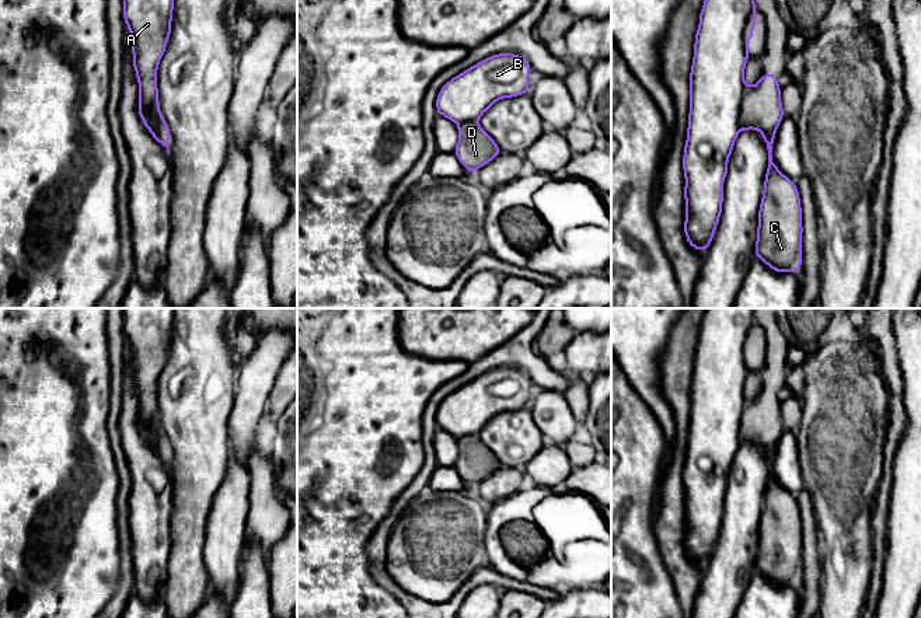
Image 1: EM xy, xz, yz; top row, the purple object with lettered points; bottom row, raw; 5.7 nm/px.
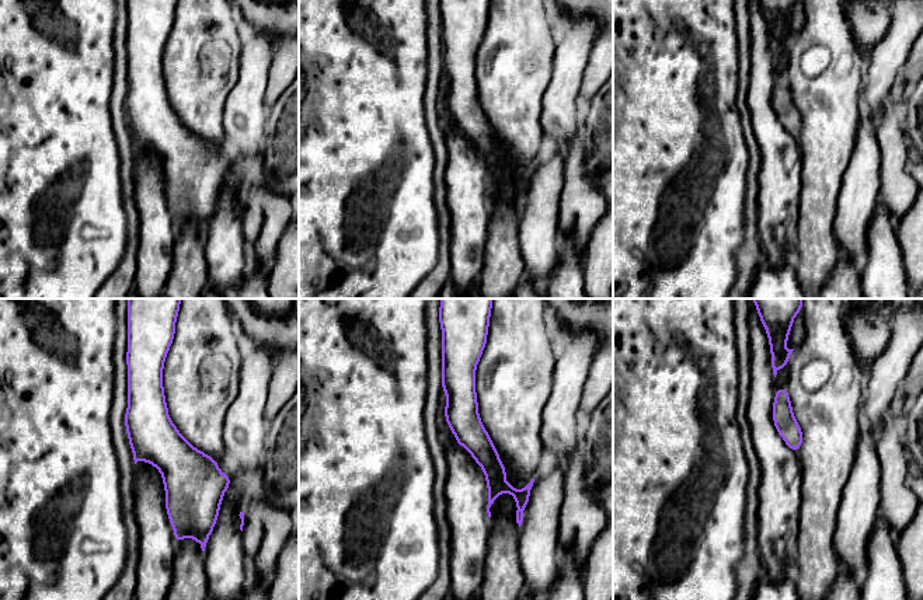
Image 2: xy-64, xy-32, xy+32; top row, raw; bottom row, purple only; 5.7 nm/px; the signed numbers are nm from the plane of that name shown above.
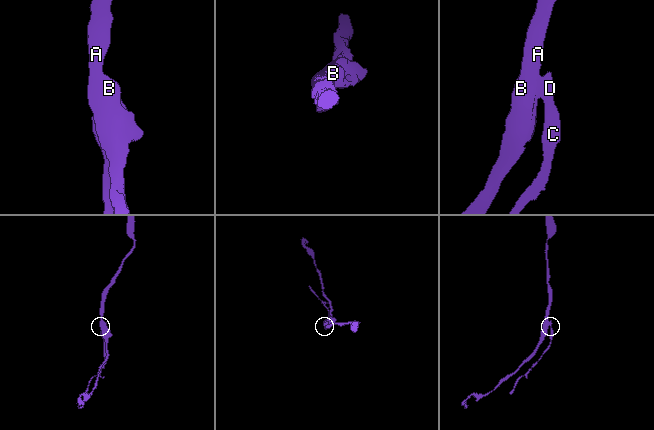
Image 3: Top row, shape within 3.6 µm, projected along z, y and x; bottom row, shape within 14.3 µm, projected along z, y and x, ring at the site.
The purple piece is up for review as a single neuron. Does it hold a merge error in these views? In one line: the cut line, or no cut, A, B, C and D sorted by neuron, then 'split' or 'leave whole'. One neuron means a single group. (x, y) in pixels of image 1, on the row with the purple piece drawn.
xy (154, 104), (147, 122), (167, 145) | A B / C D | split

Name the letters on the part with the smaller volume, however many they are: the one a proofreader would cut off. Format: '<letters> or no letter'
C, D

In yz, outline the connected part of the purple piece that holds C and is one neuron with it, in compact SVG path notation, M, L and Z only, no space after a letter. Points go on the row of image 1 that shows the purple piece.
M764 73L757 84L744 87L740 129L760 130L768 150L754 255L779 273L800 270L803 233L798 186L777 168L771 154L784 116L778 76Z

